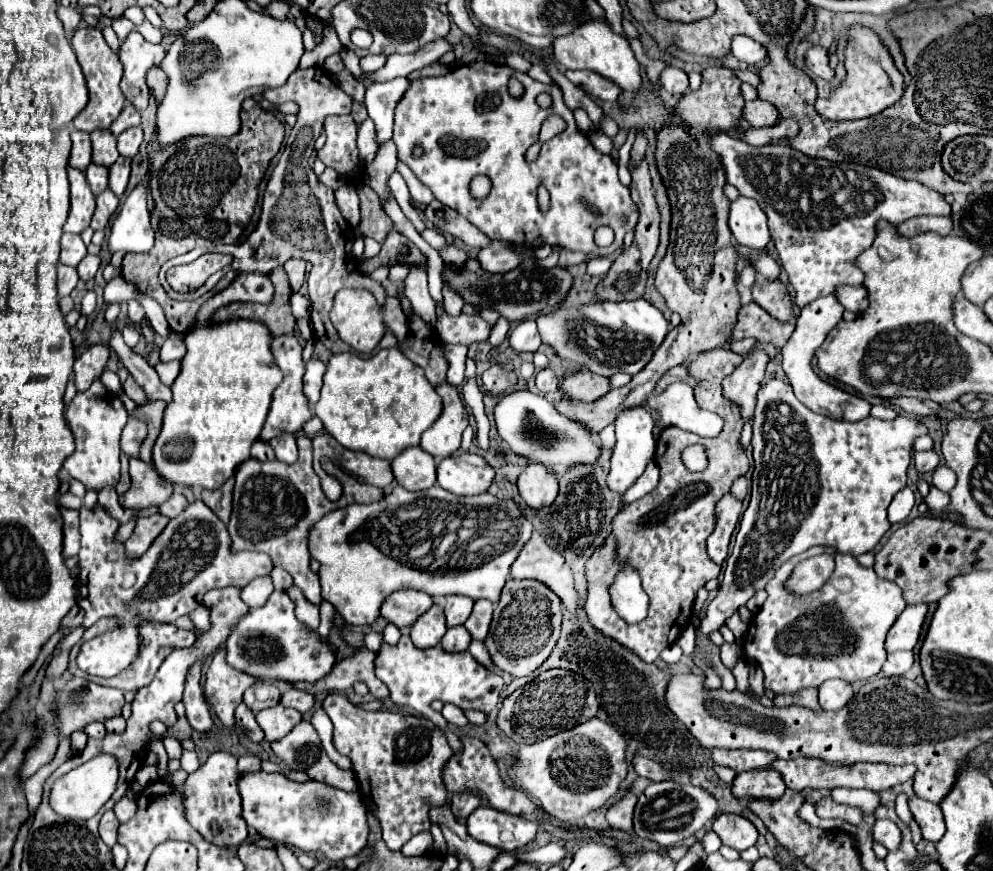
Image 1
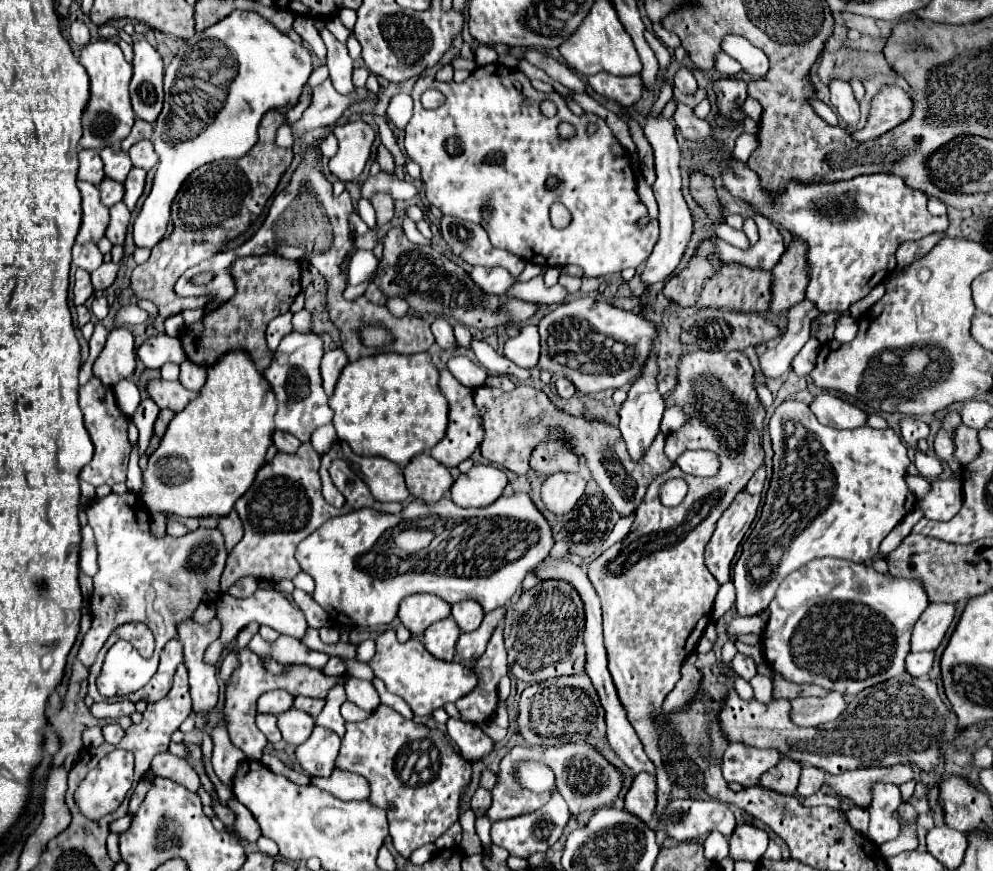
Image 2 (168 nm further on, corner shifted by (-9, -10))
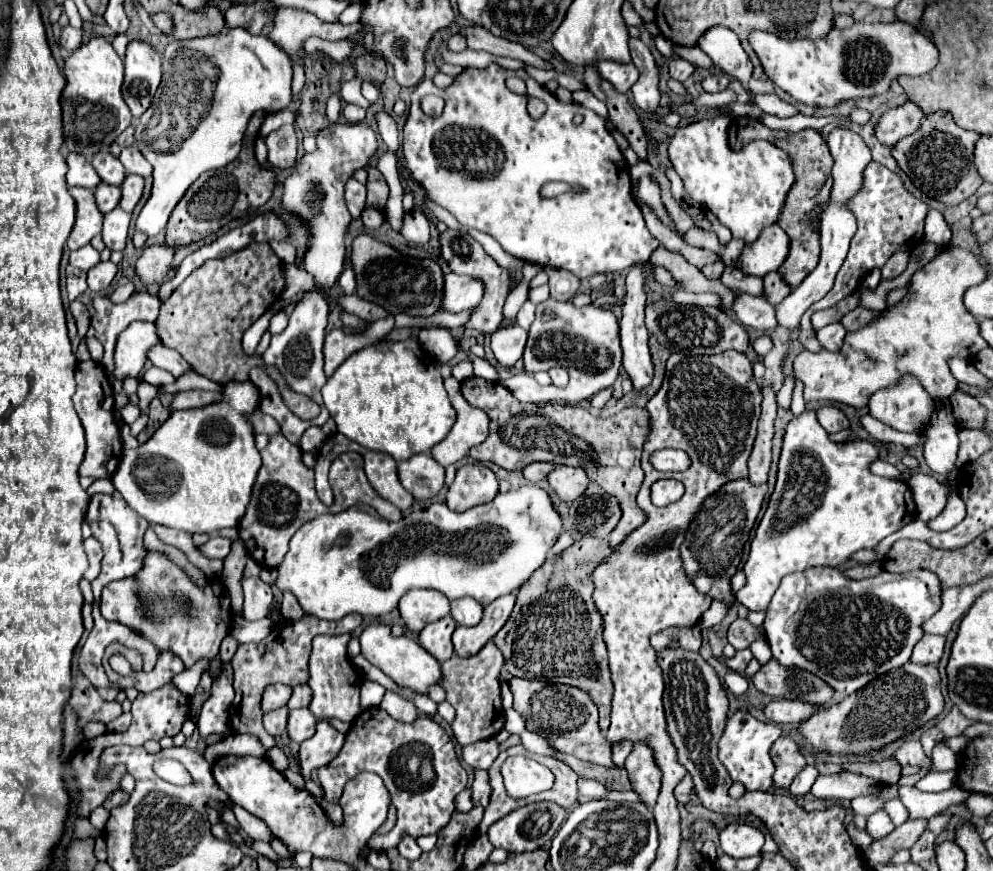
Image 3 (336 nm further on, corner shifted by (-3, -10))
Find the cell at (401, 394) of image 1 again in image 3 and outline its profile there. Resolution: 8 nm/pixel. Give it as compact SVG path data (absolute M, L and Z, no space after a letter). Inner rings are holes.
M415 339L375 343L351 353L321 387L321 393L339 433L367 449L389 453L395 461L405 461L417 453L429 453L433 445L437 445L451 431L457 419L443 387L443 377L435 369L435 359L431 359L431 355L427 355L427 351L423 351L421 343Z

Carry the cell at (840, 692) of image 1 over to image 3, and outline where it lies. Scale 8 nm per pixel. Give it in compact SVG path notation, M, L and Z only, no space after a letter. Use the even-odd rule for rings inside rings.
M773 699L763 707L763 713L773 723L797 723L815 715L815 705L789 699Z

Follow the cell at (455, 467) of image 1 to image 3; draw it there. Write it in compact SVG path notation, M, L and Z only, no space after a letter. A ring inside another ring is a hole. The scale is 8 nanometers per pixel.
M471 463L457 469L455 481L447 491L451 511L467 511L475 505L493 501L497 495L497 477L483 463Z

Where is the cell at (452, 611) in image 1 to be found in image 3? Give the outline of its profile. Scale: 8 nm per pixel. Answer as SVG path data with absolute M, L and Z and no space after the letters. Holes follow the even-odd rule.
M463 597L463 599L455 599L451 601L451 615L457 621L457 625L467 625L473 627L481 621L483 617L483 605L477 603L471 597Z

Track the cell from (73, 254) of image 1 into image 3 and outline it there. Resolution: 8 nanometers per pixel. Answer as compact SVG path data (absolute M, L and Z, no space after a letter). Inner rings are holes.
M85 245L77 251L71 251L71 257L69 257L69 263L73 267L79 267L83 271L89 271L91 267L95 267L99 263L99 251L93 249L91 245Z

